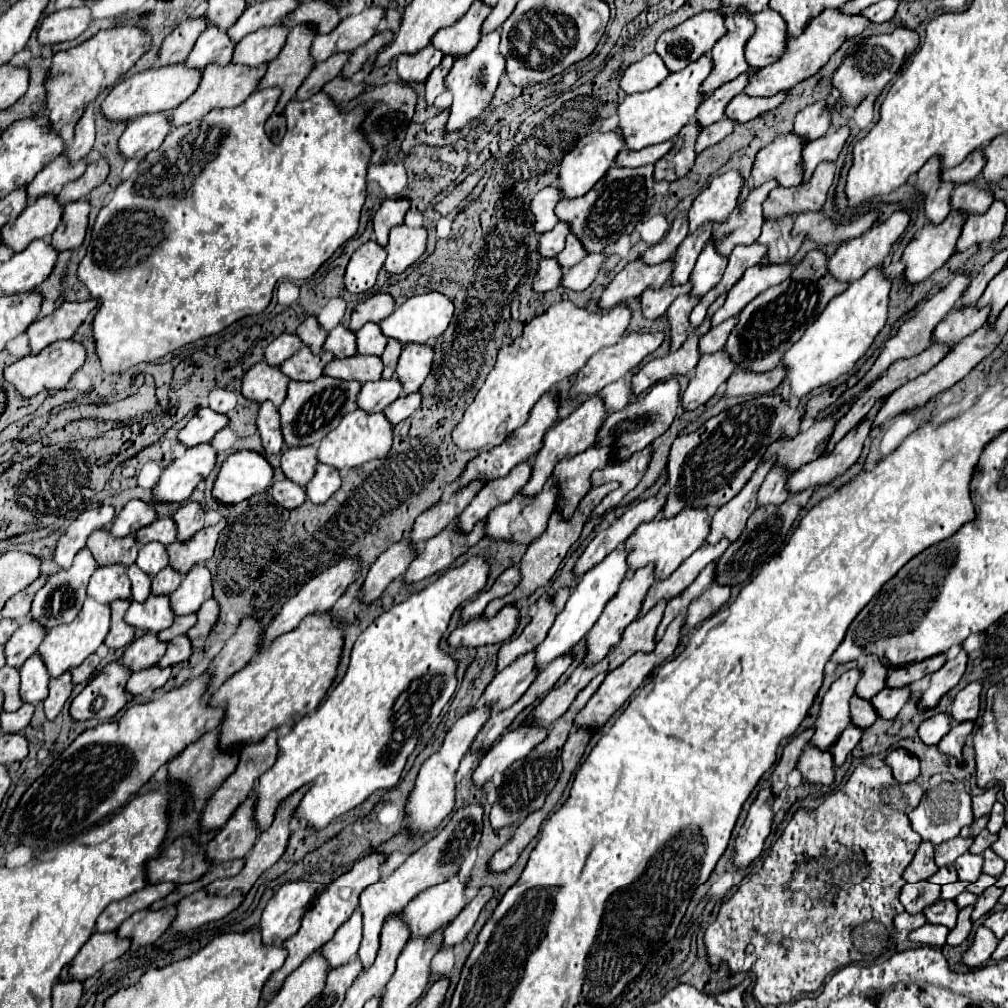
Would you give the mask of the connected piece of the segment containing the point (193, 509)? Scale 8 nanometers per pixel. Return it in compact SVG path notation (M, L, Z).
M186 503L174 513L172 519L178 531L176 541L186 541L204 527L204 509L198 503Z

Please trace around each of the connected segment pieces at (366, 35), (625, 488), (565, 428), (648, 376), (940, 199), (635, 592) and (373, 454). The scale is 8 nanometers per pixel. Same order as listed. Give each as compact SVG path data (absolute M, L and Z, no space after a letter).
M366 7L362 13L342 19L334 31L326 35L316 35L312 43L314 61L320 63L340 51L354 51L358 45L366 43L372 35L376 35L382 17L382 7Z
M646 447L646 449L642 449L640 453L634 453L630 459L610 463L608 467L598 469L598 471L592 475L592 485L594 485L594 487L598 487L598 485L602 485L602 483L608 483L608 481L620 481L620 487L618 487L616 491L608 493L608 495L600 501L600 505L594 509L594 515L596 515L596 517L600 517L604 511L616 507L616 505L622 501L622 497L638 485L638 481L642 479L644 471L646 471L646 467L648 467L648 463L650 463L650 453L652 453L652 447Z
M594 395L594 397L586 399L586 401L584 401L574 413L570 413L566 419L562 419L562 421L558 421L554 427L550 427L548 433L546 433L546 437L544 437L542 449L540 449L538 455L532 457L532 461L530 461L534 473L532 473L530 481L522 487L520 493L522 493L522 495L528 495L528 497L534 497L536 493L540 493L542 487L544 487L544 483L546 483L546 479L552 475L556 463L558 463L562 457L576 455L576 453L580 453L580 451L584 451L584 449L588 449L588 447L592 447L592 445L596 443L596 433L600 431L600 425L604 423L604 419L606 419L604 401L602 401L598 395Z
M708 313L704 323L700 327L696 327L688 339L684 341L684 345L678 351L670 351L666 357L660 359L652 359L648 361L634 377L632 377L632 389L636 395L640 395L642 391L646 391L648 387L652 387L654 383L668 379L668 377L676 377L676 375L686 375L690 373L698 359L700 359L700 351L698 351L698 339L710 329L710 319L714 313Z
M932 157L916 173L916 189L924 195L928 221L934 225L944 221L948 213L952 211L950 195L952 195L954 185L940 181L940 157Z
M646 565L638 571L634 571L630 577L626 577L626 581L620 585L620 593L616 597L612 597L612 601L608 601L608 605L604 607L604 613L600 615L600 619L596 621L596 625L588 633L588 653L586 653L586 659L584 659L586 665L592 665L592 663L598 663L600 659L604 659L610 653L610 649L622 639L624 629L640 617L644 597L648 593L648 589L652 587L652 583L654 583L652 565Z
M356 409L354 413L348 413L342 417L340 425L330 431L318 445L318 461L332 465L334 469L352 469L360 467L362 463L370 459L380 459L386 457L392 447L392 425L382 413L364 413L362 409Z

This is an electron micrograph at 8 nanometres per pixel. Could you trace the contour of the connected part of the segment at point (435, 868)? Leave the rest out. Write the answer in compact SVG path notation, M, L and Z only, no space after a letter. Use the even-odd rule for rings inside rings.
M466 805L458 811L452 813L452 819L448 821L448 825L434 837L430 839L422 849L418 849L414 855L410 855L392 875L372 883L370 887L366 887L360 895L360 911L364 915L364 939L358 951L358 957L364 965L364 969L368 969L376 957L376 949L380 947L380 929L384 919L390 913L400 913L404 909L404 905L408 901L412 901L420 891L428 889L430 885L438 885L442 881L446 881L448 877L452 877L464 857L478 847L480 841L480 831L482 831L482 815L484 815L484 807L482 805Z

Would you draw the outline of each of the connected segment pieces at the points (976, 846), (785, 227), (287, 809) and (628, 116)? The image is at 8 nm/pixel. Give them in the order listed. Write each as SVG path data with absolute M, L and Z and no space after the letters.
M982 829L982 831L974 837L974 843L972 843L972 847L970 847L968 851L970 851L970 853L982 853L982 851L988 849L997 838L997 834L990 833L988 829Z
M782 217L764 223L758 243L770 247L768 251L770 263L786 263L800 249L804 241L804 233L792 235L792 225L794 225L794 217Z
M303 785L300 788L300 791L296 791L294 795L290 795L282 805L280 805L280 809L276 811L276 817L274 817L274 823L264 831L264 833L260 833L260 837L258 837L258 841L256 841L256 845L254 845L254 849L250 851L250 855L246 857L246 865L244 865L244 869L236 875L236 877L228 877L228 879L216 879L214 883L210 883L208 887L206 887L206 891L208 893L218 893L218 895L230 895L234 889L240 889L240 891L244 891L244 893L248 893L250 891L250 887L254 885L254 881L268 869L268 867L272 867L280 857L282 857L282 853L284 853L284 849L286 849L286 845L288 845L288 837L290 837L290 821L292 821L292 809L296 809L296 803L300 803L300 797L304 797L304 793L308 791L311 785Z
M702 55L698 61L690 63L682 71L668 75L656 89L626 95L626 99L618 105L620 123L616 127L624 137L626 149L640 151L648 145L656 145L656 143L674 139L680 133L680 129L694 117L696 107L704 99L698 93L698 89L700 89L702 81L710 75L710 71L712 71L712 61L708 55Z

